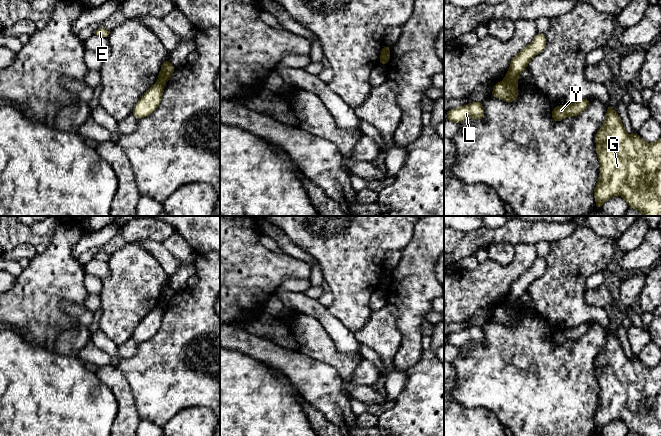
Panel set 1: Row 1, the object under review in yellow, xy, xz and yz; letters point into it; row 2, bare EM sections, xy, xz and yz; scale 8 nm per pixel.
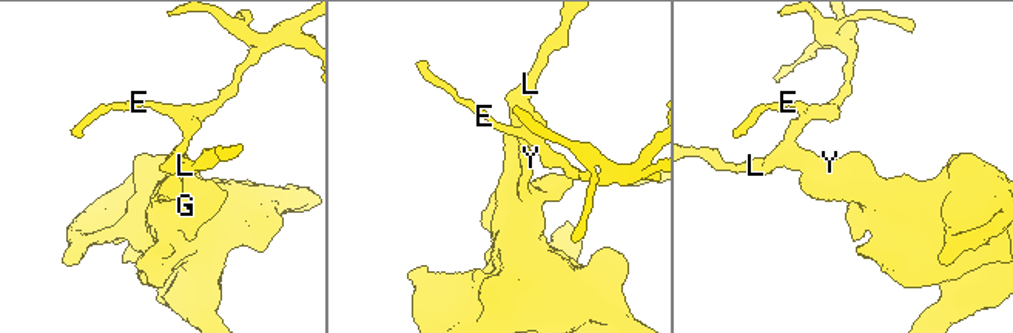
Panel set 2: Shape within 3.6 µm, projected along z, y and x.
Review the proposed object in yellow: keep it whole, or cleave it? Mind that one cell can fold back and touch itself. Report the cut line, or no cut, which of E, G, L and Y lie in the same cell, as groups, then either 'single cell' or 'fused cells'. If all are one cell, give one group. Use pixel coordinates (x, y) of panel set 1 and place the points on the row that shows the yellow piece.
cut in xz along (389, 49), (385, 53), (384, 63); E / G L Y; fused cells

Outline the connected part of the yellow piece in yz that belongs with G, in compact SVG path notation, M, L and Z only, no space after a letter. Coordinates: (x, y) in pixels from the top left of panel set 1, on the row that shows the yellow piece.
M606 105L606 107L606 120L595 137L600 164L598 184L593 190L596 209L601 209L603 203L611 197L621 195L629 207L641 211L644 216L661 216L661 137L654 143L646 143L638 133L629 135L623 127L619 114L611 105Z

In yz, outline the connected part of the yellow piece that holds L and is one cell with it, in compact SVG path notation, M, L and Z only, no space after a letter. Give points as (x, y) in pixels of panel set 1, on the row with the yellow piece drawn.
M471 102L468 105L454 108L446 112L446 118L455 123L462 123L469 118L484 119L485 113L482 102Z

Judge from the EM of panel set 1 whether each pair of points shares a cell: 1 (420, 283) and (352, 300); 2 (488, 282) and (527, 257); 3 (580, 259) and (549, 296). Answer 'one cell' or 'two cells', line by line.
1: two cells
2: one cell
3: one cell

